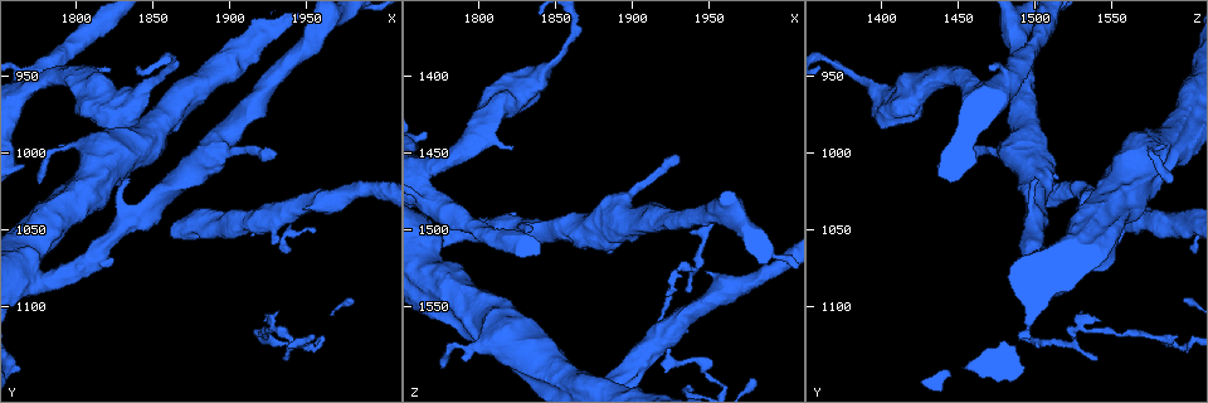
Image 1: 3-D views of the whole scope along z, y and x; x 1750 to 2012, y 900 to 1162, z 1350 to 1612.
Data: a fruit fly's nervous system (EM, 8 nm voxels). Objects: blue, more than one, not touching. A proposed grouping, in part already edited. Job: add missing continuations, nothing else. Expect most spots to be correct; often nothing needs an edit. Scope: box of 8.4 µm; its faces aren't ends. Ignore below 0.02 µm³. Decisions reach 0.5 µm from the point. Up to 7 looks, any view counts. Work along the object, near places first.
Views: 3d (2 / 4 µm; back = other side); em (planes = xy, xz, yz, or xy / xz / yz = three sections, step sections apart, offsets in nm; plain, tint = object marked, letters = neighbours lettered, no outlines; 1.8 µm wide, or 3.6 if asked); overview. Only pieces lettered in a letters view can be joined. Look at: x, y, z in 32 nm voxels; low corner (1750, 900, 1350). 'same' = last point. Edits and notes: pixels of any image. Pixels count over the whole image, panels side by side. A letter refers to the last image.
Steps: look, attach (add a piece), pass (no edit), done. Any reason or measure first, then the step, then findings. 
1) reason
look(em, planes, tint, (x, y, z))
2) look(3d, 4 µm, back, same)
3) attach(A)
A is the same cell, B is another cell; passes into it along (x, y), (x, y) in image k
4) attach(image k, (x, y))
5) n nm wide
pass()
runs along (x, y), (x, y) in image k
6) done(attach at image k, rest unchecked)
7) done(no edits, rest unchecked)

thick end
look(3d, 4 µm, (1822, 948, 1448))

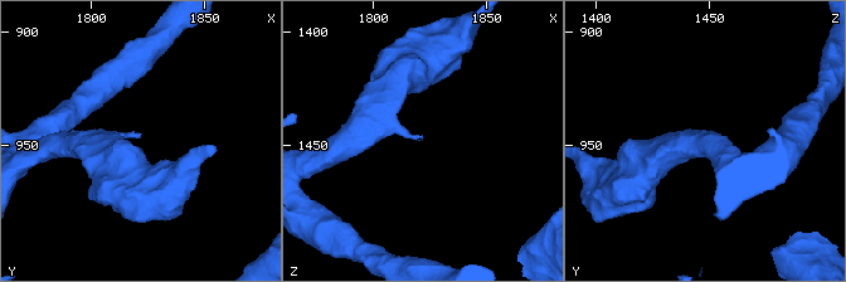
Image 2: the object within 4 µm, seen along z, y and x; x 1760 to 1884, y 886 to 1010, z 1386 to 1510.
shape alone is not enough
look(em, planes, letters, (1821, 947, 1447))

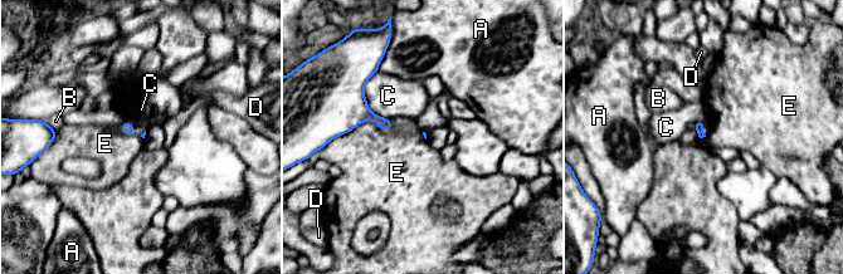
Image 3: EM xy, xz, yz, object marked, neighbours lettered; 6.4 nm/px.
pass()
A, B, C, D and E are other cells; border along (393, 123), (362, 121), (336, 138) in image 3; no lettered piece goes on from it

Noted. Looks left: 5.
sharp bend
look(3d, 2 µm, back, (1928, 1114, 1526))

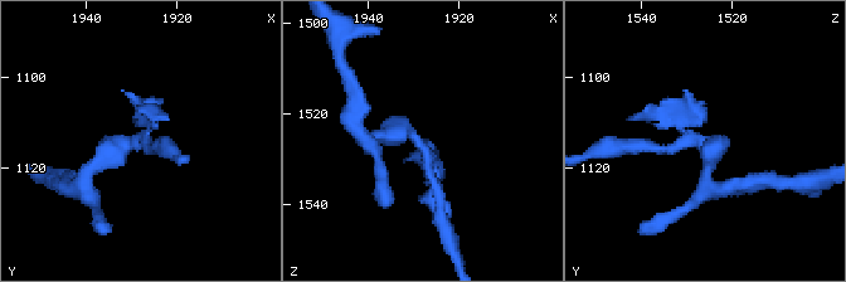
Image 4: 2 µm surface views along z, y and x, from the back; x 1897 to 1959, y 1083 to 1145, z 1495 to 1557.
look(em, planes, letters, (1927, 1114, 1528))

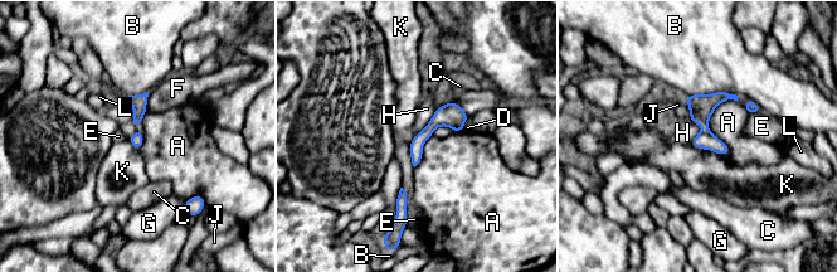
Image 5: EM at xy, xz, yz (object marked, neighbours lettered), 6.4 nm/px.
A touches over 380 nm
pass()
A, B, C, D, E, F, G, H, J, K and L are other cells; runs along (463, 116), (442, 116), (414, 160) in image 5; none of them fits

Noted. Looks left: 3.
look(em, 3.6 µm, xz, step 4, letters, (1928, 1060, 1556))

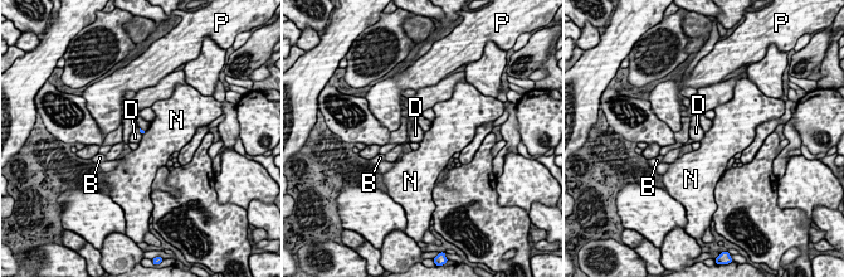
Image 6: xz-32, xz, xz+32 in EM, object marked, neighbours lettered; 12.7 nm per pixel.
look(em, 3.6 µm, planes, letters, same)

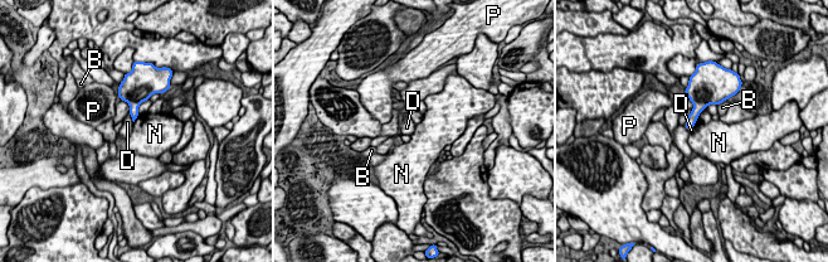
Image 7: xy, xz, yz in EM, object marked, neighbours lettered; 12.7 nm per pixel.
pass()
B, D, N and P are other cells; border along (699, 115), (688, 130) in image 7; none of them fits

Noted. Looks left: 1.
done(no edits, rest unchecked)

